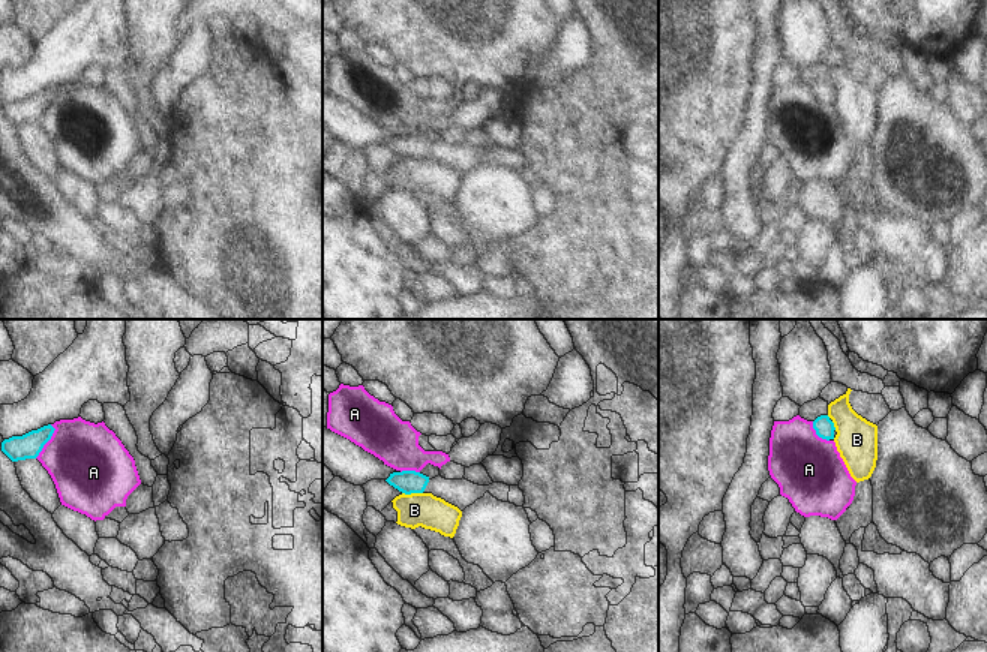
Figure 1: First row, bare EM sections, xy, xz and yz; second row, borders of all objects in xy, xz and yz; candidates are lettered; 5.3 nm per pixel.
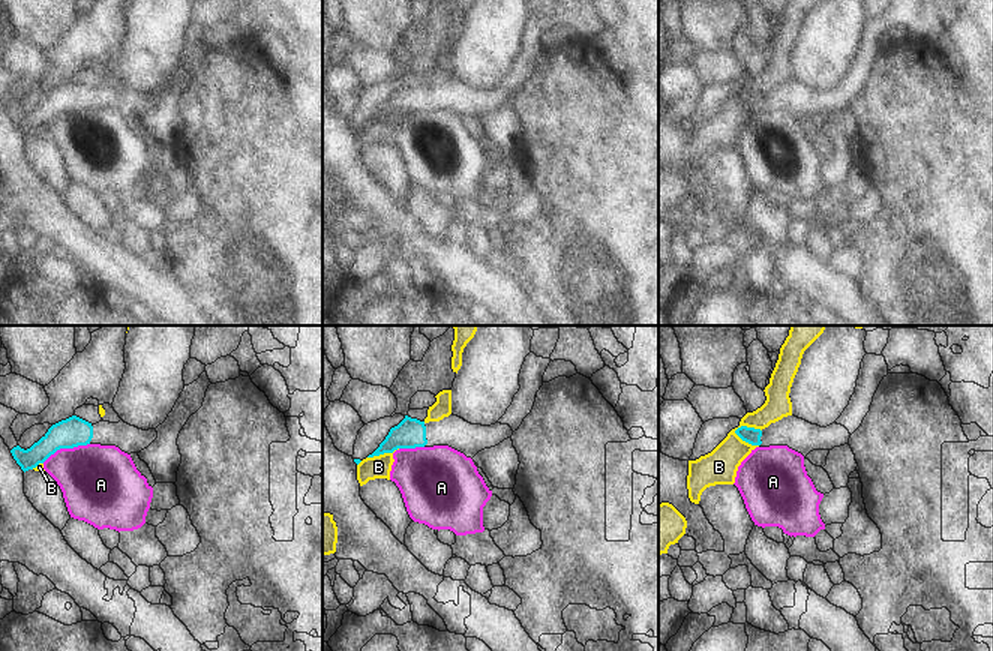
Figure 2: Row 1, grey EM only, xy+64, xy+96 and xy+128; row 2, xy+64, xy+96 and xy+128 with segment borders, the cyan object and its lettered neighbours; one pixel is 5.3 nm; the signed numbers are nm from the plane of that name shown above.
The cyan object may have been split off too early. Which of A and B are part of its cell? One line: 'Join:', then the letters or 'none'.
Join: none.

